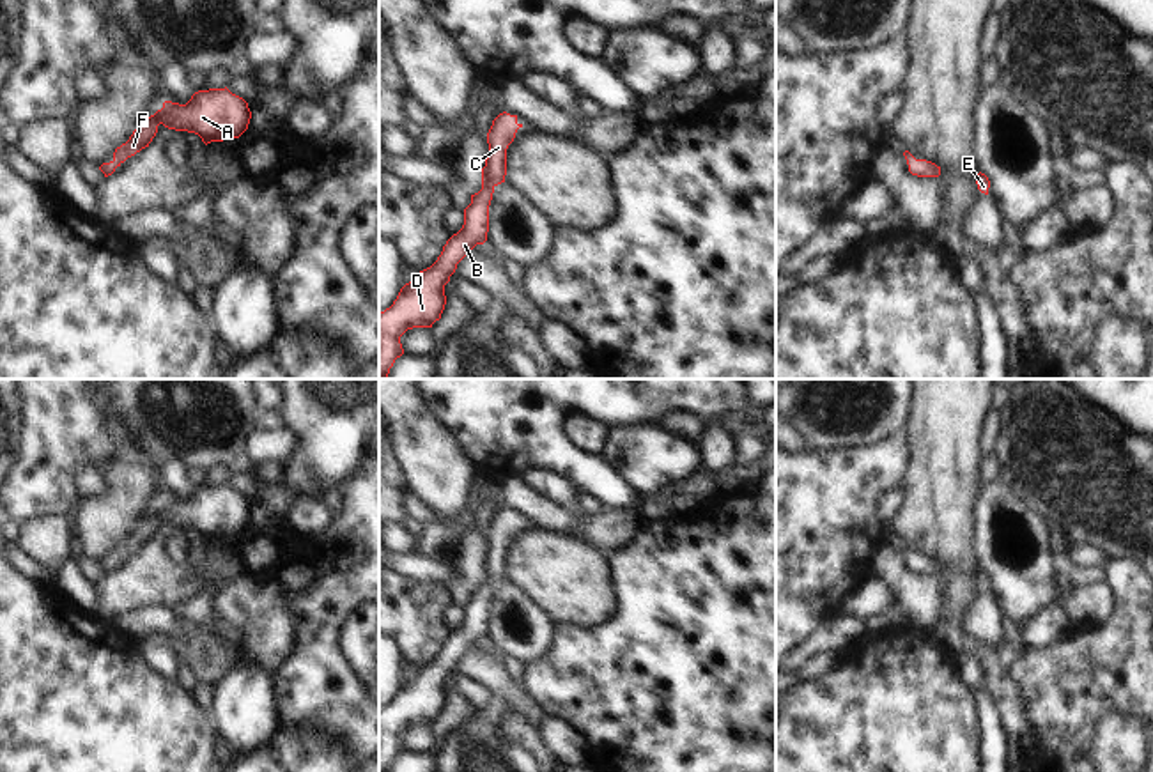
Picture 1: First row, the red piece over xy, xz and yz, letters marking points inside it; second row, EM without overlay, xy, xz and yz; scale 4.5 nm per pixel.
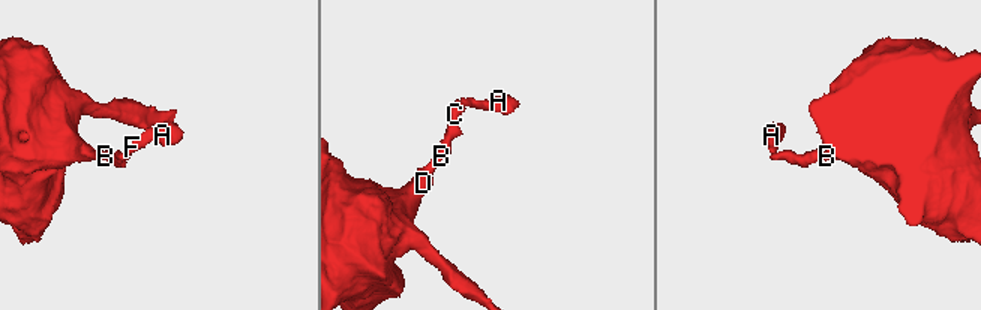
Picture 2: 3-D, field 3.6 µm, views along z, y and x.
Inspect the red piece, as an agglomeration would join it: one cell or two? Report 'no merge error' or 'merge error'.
no merge error

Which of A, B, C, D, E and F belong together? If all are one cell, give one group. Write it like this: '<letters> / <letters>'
A B C D E F

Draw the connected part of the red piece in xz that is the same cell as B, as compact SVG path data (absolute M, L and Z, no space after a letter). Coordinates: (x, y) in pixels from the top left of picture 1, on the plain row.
M499 510L487 529L489 551L482 565L482 586L471 591L464 606L464 621L443 643L437 657L406 680L390 705L379 710L379 772L388 772L395 756L404 751L400 733L413 724L432 724L446 701L445 682L457 660L487 637L489 602L494 584L505 579L507 545L514 538L517 512Z

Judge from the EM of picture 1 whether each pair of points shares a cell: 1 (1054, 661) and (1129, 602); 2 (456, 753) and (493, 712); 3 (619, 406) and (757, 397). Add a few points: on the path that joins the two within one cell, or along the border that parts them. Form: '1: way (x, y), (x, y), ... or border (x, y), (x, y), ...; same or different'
1: way (1075, 661), (1083, 661), (1120, 624); same
2: way (466, 742), (484, 723); same
3: border (744, 397), (748, 422), (753, 427); different

